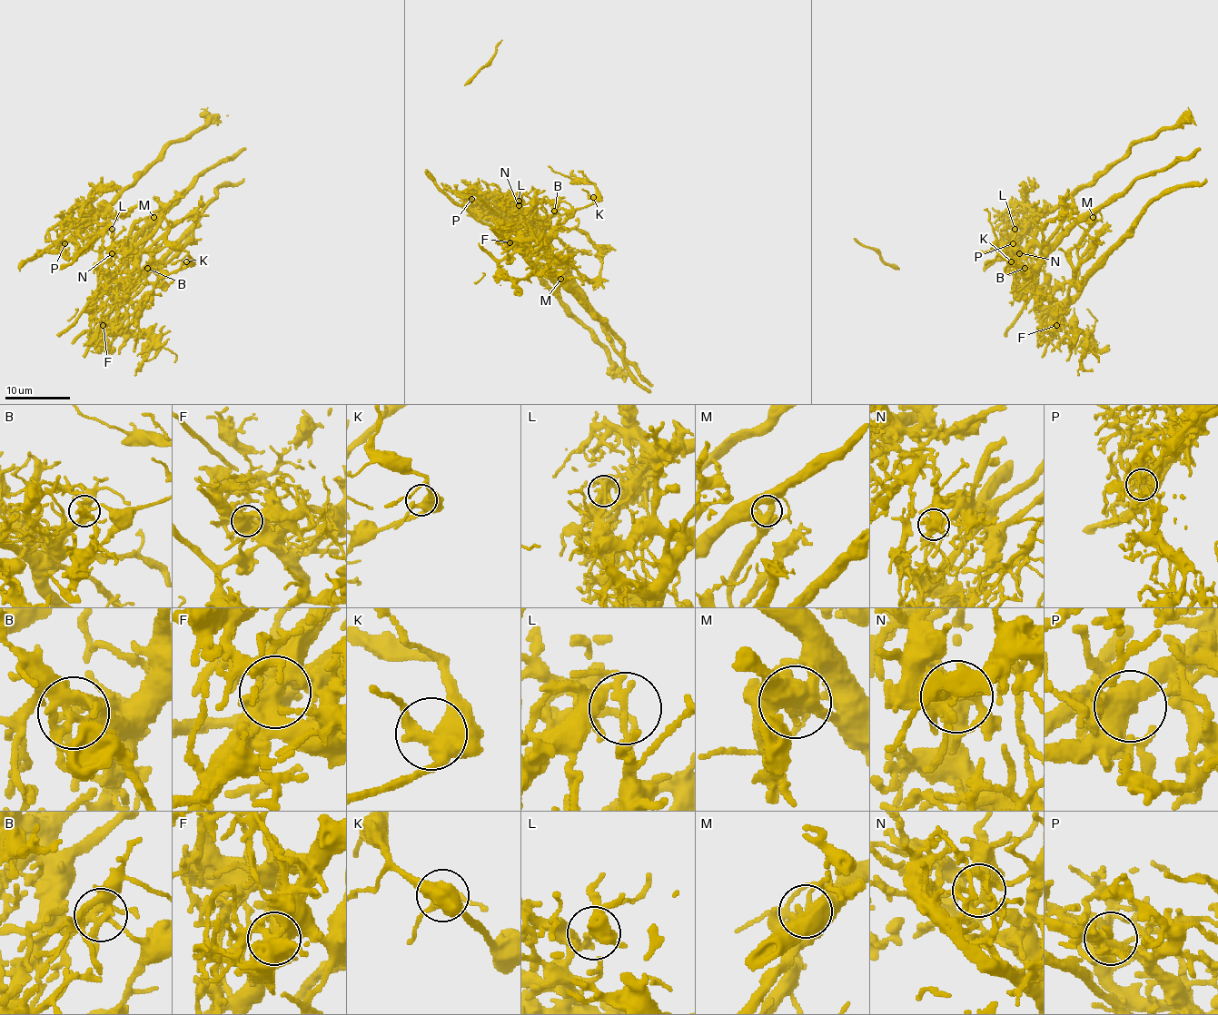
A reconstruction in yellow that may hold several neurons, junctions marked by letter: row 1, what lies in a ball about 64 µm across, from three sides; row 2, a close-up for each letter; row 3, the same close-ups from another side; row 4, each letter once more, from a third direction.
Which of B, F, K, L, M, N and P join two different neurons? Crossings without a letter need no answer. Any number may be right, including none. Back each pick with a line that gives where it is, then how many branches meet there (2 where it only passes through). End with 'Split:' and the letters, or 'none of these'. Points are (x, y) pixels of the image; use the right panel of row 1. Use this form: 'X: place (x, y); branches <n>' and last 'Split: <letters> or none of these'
B: place (1024, 268); branches 5
F: place (1056, 325); branches 4
L: place (1014, 229); branches 3
M: place (1093, 217); branches 5
Split: B, F, L, M

